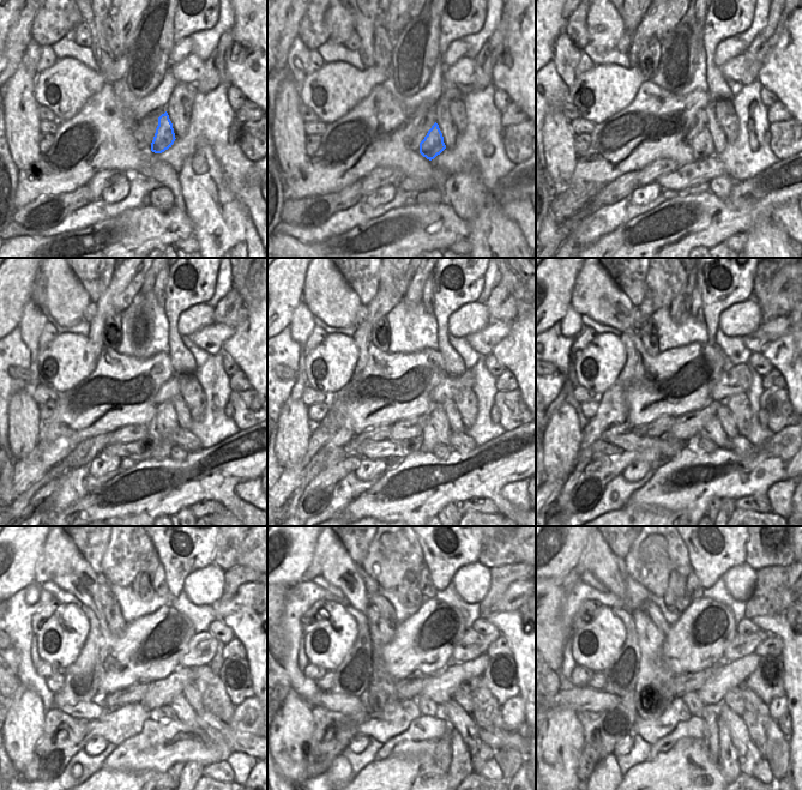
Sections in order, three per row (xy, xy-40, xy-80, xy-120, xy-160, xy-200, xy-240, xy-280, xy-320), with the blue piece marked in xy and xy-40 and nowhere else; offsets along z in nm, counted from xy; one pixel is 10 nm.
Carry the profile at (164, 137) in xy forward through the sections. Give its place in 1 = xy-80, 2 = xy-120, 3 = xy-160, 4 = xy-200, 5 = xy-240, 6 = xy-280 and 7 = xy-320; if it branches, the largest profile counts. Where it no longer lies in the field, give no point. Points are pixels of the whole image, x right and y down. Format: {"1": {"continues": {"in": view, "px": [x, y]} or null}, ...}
{"1": {"continues": {"in": "xy-80", "px": [703, 148]}}, "2": {"continues": {"in": "xy-120", "px": [166, 421]}}, "3": {"continues": {"in": "xy-160", "px": [436, 429]}}, "4": {"continues": {"in": "xy-200", "px": [712, 429]}}, "5": {"continues": {"in": "xy-240", "px": [184, 711]}}, "6": {"continues": {"in": "xy-280", "px": [480, 753]}}, "7": {"continues": {"in": "xy-320", "px": [748, 754]}}}

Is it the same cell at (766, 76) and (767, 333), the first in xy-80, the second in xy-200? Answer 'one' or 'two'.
two

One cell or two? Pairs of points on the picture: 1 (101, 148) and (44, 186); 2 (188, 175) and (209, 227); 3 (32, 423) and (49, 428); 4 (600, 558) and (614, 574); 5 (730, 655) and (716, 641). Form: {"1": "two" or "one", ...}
{"1": "one", "2": "one", "3": "two", "4": "one", "5": "two"}

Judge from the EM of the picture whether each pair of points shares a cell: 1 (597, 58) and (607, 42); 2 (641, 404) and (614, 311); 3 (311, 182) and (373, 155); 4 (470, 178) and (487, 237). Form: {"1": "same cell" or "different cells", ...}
{"1": "different cells", "2": "same cell", "3": "same cell", "4": "same cell"}

